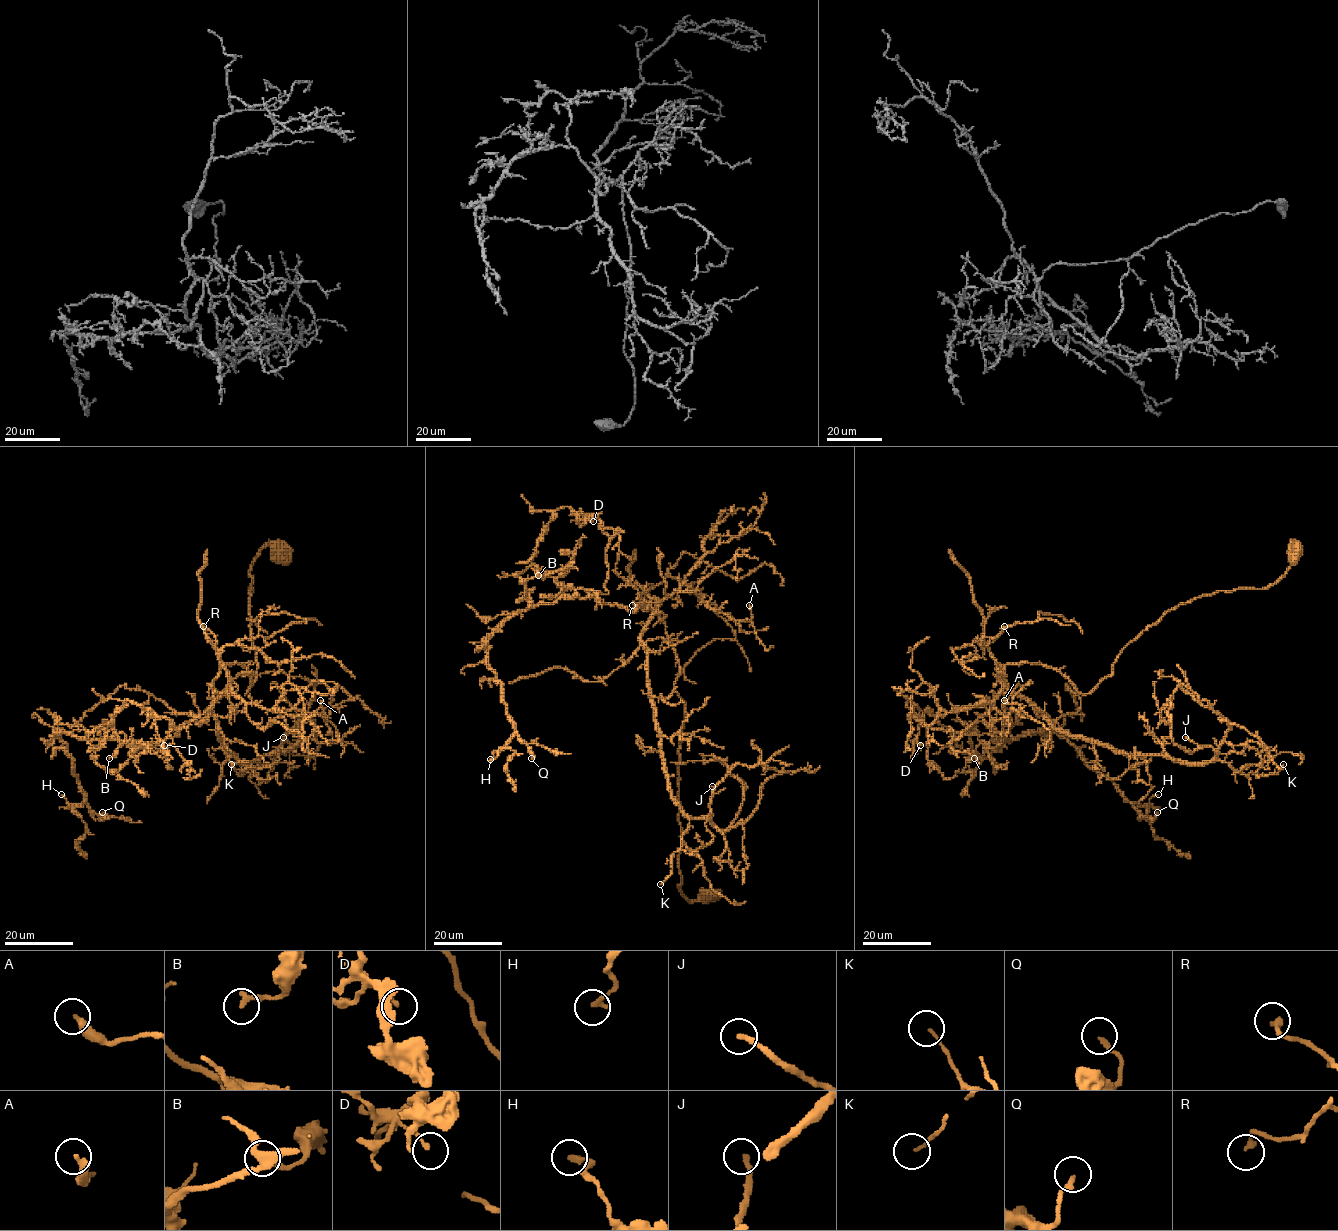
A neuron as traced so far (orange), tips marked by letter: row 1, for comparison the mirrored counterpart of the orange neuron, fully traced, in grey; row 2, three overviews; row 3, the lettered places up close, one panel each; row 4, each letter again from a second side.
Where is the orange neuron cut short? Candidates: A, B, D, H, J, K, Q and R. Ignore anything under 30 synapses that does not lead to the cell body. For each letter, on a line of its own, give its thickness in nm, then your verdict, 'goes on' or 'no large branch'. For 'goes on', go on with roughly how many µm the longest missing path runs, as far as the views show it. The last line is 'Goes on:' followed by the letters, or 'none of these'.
A: 280 nm | no large branch
B: 220 nm | no large branch
D: 140 nm | no large branch
H: 240 nm | no large branch
J: 240 nm | goes on | 40 µm
K: 90 nm | no large branch
Q: 200 nm | no large branch
R: 220 nm | no large branch
Goes on: J

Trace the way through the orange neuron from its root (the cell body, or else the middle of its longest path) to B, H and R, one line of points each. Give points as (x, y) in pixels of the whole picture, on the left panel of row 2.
B: (277, 550), (251, 566), (247, 692), (248, 670), (223, 663), (199, 722), (157, 742), (117, 733), (109, 758)
H: (277, 550), (251, 566), (247, 692), (223, 663), (208, 713), (162, 740), (59, 730), (85, 802), (61, 794)
R: (277, 550), (265, 546), (251, 566), (256, 679), (245, 694), (249, 673), (221, 665), (203, 626)

